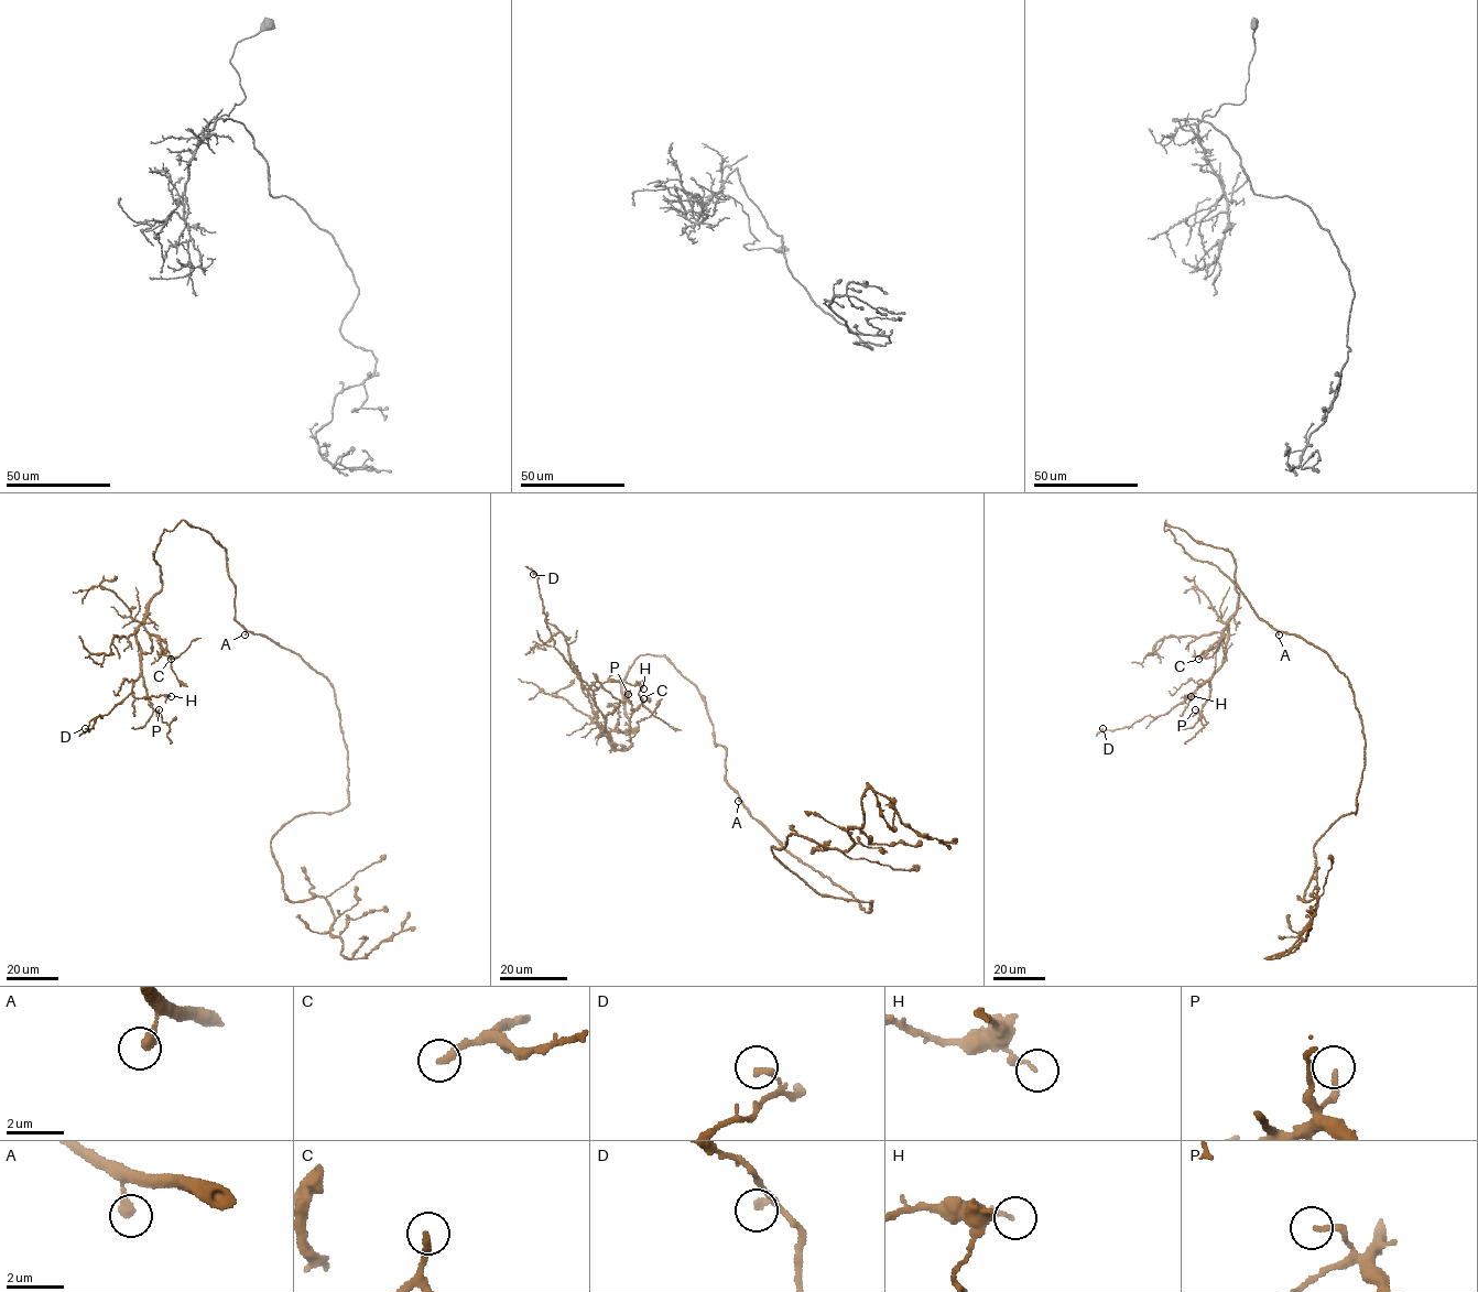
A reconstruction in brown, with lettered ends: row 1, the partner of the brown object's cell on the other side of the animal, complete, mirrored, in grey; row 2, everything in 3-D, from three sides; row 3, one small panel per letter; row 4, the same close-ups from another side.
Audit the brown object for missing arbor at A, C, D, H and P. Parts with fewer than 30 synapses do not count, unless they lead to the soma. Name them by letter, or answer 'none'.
C

